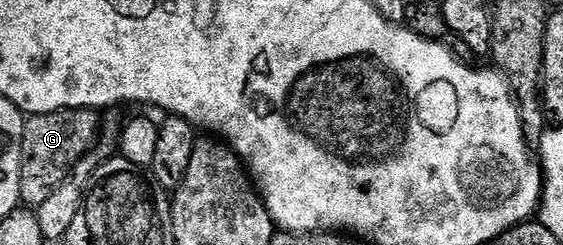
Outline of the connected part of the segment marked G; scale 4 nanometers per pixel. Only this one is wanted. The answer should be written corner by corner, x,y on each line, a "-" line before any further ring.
67,108
50,114
28,116
22,134
20,167
20,204
35,210
74,170
74,166
92,151
100,134
102,116
95,108

